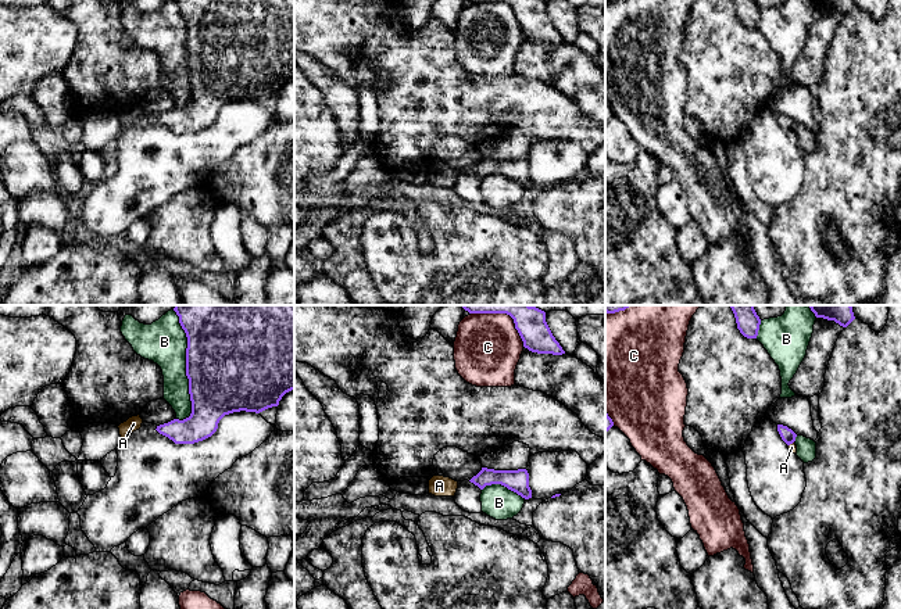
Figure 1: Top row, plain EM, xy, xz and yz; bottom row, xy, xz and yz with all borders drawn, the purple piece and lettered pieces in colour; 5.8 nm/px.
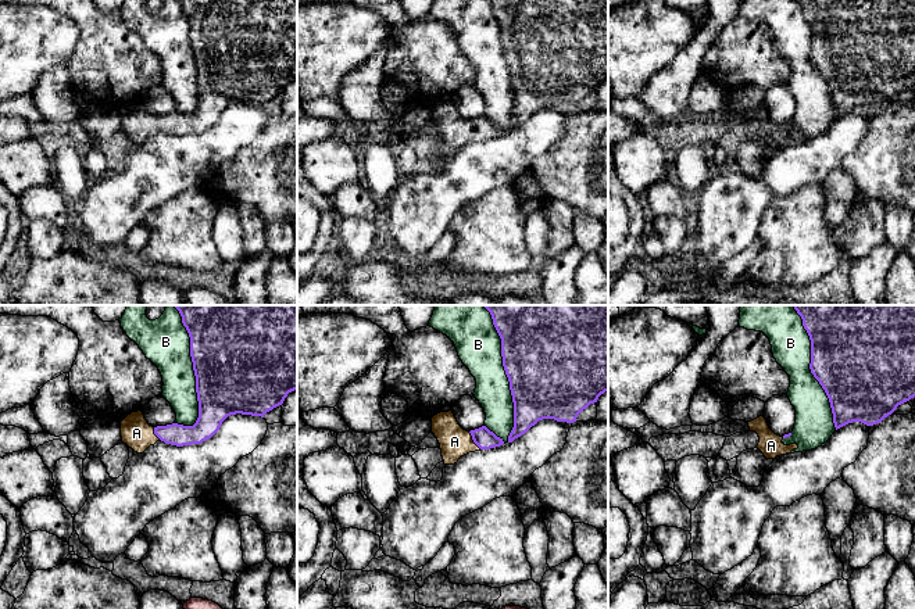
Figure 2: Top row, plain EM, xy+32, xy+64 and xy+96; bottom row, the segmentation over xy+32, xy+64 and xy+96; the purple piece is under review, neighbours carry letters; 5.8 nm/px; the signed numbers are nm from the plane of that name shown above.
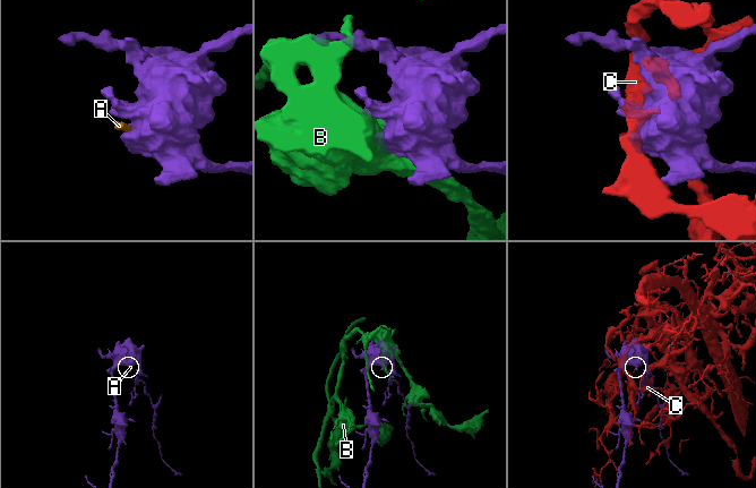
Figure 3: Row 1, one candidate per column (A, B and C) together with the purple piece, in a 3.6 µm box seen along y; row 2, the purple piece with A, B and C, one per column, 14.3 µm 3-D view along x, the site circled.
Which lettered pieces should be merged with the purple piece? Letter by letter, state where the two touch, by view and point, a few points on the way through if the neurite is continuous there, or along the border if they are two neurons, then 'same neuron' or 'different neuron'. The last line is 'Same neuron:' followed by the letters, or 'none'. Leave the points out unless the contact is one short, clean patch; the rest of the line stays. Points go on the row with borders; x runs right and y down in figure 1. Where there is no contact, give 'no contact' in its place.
A: meets purple in yz at (790, 443); runs through yz (787, 434), (790, 443), (792, 447); same neuron
B: meets purple in xy at (186, 366); different neuron
C: meets purple in xz at (506, 312); different neuron
Same neuron: A

